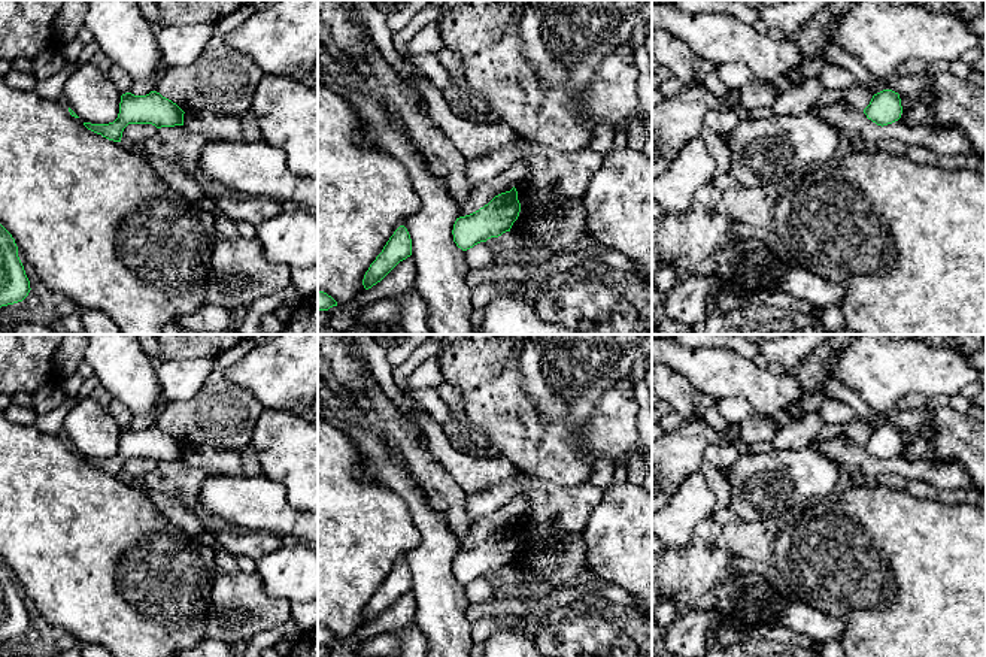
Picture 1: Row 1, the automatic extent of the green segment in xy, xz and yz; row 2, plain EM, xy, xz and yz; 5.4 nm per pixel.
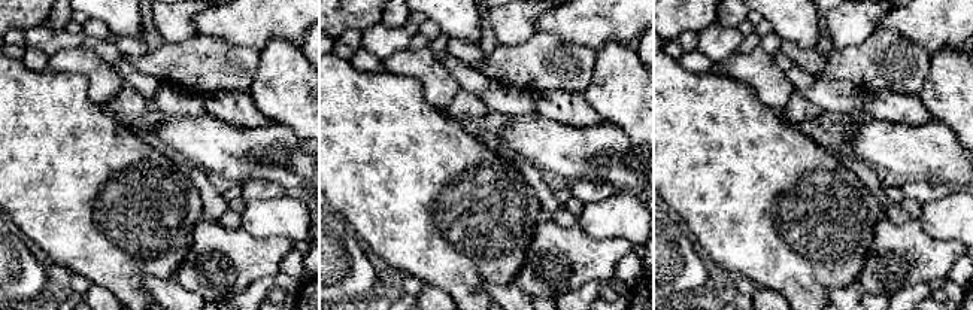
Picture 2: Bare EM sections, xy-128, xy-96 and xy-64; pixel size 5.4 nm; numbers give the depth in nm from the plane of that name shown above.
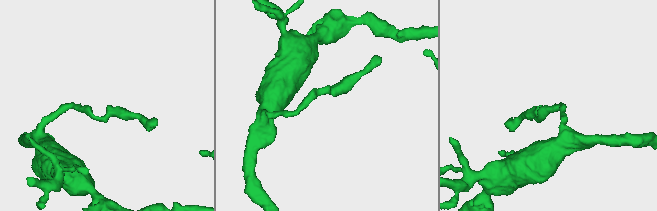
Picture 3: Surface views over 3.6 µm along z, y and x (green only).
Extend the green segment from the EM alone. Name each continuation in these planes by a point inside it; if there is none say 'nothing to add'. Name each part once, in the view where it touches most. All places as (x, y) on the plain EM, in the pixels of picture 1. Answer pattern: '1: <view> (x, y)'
nothing to add

